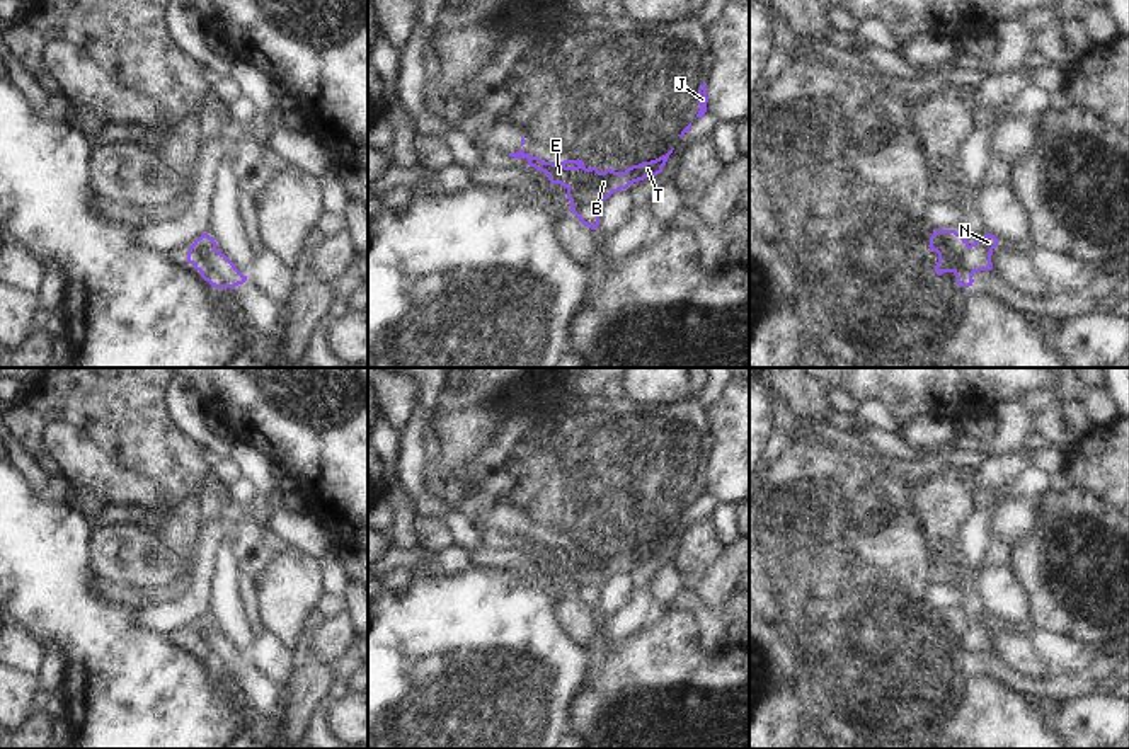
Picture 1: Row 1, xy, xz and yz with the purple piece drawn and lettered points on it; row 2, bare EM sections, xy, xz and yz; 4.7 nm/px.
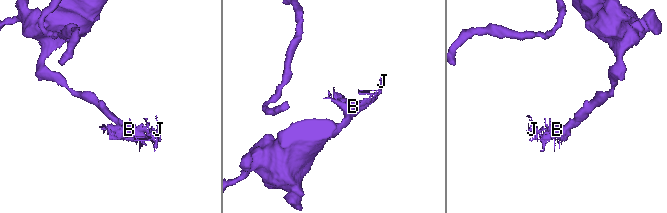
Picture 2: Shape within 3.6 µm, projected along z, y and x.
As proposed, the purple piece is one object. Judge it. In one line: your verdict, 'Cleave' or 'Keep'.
Cleave

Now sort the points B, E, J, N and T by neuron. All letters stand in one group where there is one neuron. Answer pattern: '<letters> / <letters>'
B E J T / N

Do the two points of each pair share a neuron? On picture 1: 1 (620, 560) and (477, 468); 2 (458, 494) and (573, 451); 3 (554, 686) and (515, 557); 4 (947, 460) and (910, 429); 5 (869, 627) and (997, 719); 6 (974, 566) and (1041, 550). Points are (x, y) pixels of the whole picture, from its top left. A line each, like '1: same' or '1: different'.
1: same
2: same
3: different
4: different
5: different
6: different

